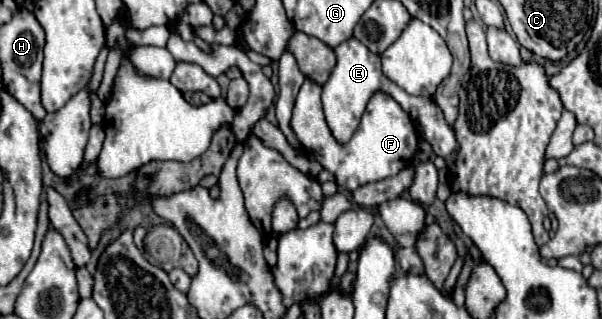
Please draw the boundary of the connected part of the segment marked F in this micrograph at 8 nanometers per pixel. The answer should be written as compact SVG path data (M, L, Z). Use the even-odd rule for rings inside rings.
M306 79L298 91L298 97L292 109L290 127L298 137L298 141L302 143L302 147L308 151L308 155L314 157L324 169L328 169L336 177L338 187L346 191L354 191L360 185L398 175L400 169L412 163L412 157L418 149L418 133L416 133L414 121L398 105L398 101L394 101L390 95L382 91L376 91L372 95L356 133L346 145L342 145L330 135L330 129L326 125L322 103L320 103L320 85Z

